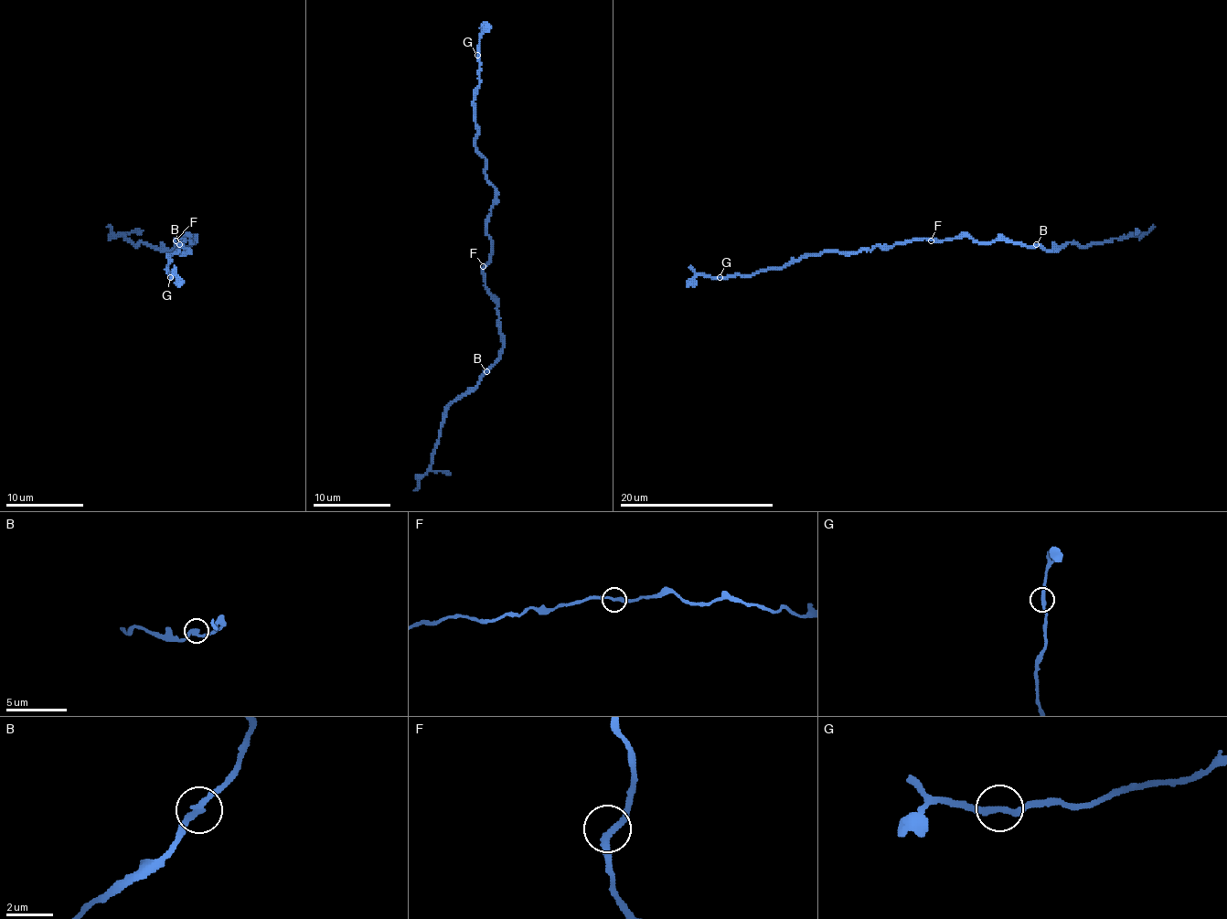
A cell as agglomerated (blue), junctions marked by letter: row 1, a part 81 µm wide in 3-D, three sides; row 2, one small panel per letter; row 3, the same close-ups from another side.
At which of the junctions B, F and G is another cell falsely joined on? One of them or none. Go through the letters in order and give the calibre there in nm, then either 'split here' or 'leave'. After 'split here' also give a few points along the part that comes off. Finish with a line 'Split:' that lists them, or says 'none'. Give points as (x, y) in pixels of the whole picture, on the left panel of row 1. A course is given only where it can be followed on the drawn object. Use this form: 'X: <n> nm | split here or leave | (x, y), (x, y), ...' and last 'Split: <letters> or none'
B: 280 nm | leave
F: 280 nm | leave
G: 280 nm | leave
Split: none

